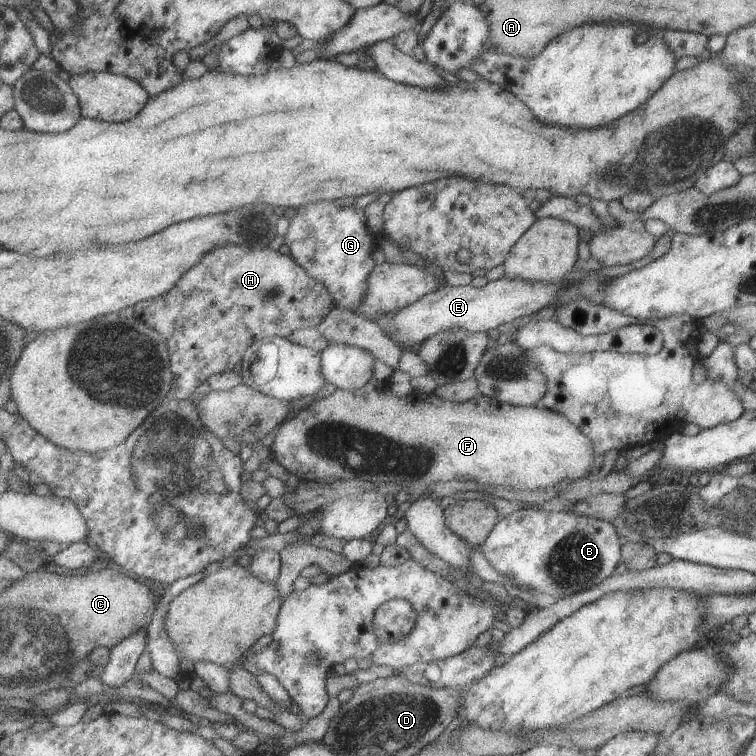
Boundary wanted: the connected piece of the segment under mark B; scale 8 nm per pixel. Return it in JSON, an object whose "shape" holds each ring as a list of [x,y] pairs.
{"shape":[[[531,507],[504,517],[479,549],[499,572],[513,577],[519,588],[525,588],[523,595],[530,597],[546,593],[555,599],[561,599],[586,590],[614,574],[617,561],[620,560],[620,546],[621,539],[616,529],[605,520],[578,515],[572,511],[543,511]]]}

